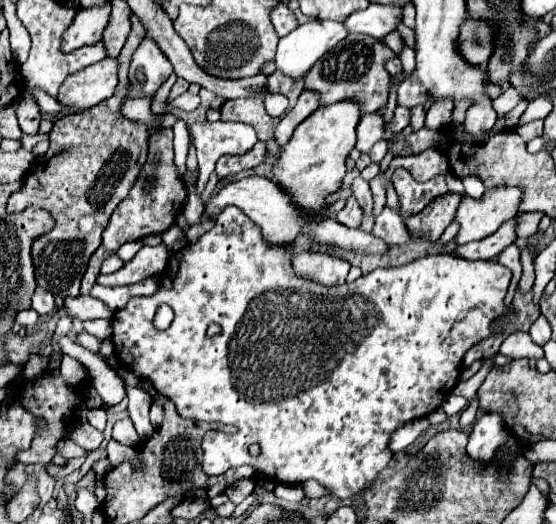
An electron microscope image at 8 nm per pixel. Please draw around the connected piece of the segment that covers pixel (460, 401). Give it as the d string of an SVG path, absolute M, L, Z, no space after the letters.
M450 394L448 398L446 398L446 402L442 404L442 410L448 414L448 416L454 416L454 414L460 414L464 408L466 408L466 398L462 398L462 396L456 396L456 394Z

